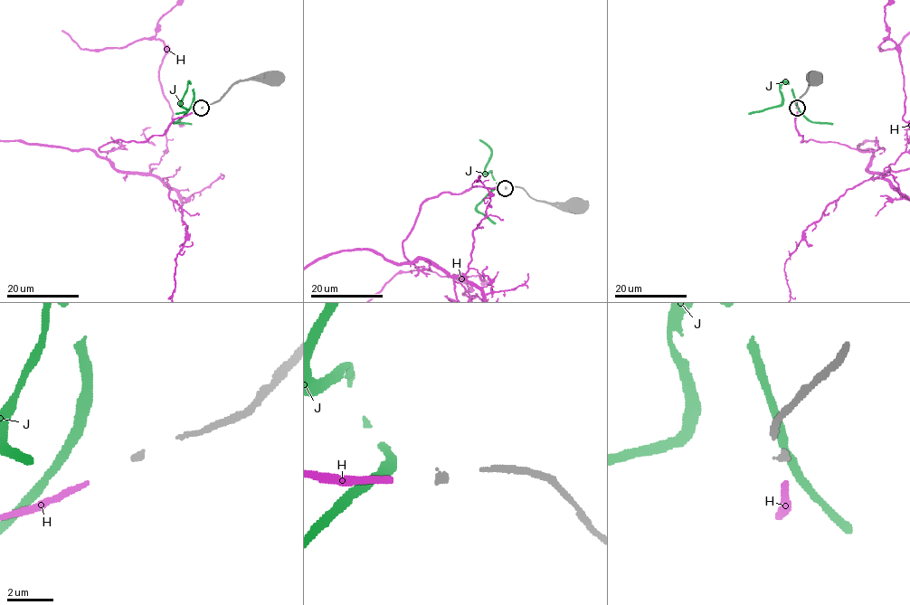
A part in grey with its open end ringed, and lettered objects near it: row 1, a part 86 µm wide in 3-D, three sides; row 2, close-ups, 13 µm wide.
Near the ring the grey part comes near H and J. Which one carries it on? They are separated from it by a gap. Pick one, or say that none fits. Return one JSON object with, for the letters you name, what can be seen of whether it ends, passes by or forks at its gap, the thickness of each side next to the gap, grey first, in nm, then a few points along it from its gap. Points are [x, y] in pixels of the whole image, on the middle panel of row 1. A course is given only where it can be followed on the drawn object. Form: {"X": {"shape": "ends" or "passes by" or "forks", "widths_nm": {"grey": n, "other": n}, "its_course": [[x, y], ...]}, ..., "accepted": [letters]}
{"accepted": []}

